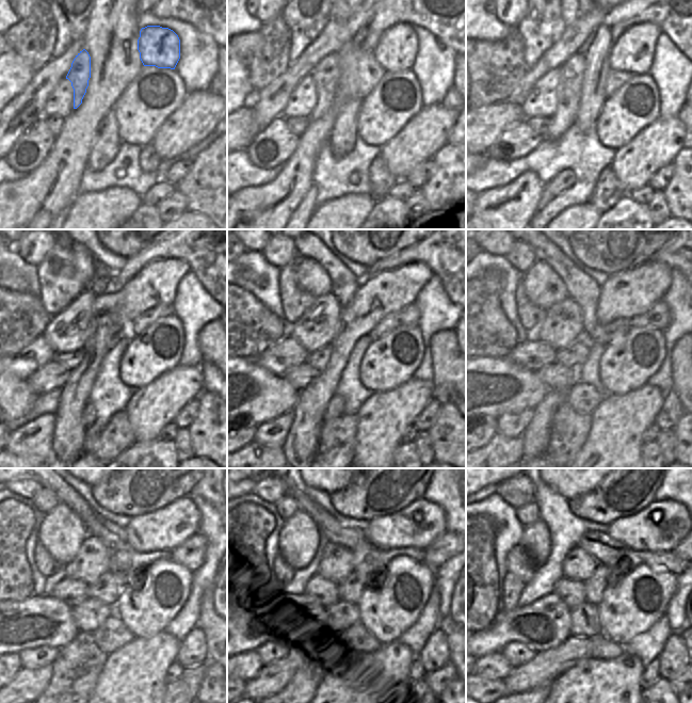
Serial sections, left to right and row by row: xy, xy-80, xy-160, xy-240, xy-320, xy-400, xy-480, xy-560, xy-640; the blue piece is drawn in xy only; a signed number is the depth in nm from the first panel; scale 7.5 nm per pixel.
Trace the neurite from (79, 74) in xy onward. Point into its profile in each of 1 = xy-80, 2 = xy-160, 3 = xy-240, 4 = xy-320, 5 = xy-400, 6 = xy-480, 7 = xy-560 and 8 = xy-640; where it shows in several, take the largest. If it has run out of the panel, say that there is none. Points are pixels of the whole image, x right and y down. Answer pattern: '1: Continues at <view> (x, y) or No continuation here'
1: Continues at xy-80 (326, 74)
2: Continues at xy-160 (572, 72)
3: Continues at xy-240 (112, 314)
4: Continues at xy-320 (388, 291)
5: Continues at xy-400 (633, 291)
6: Continues at xy-480 (164, 529)
7: Continues at xy-560 (421, 523)
8: Continues at xy-640 (659, 527).

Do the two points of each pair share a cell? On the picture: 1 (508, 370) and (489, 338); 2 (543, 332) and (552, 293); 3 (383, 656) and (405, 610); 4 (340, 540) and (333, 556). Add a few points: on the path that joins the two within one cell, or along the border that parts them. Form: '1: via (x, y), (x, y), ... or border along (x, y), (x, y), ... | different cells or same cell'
1: border along (477, 355), (505, 358) | different cells
2: border along (567, 297), (545, 312) | different cells
3: border along (397, 639), (376, 644) | different cells
4: border along (327, 541), (342, 545), (350, 550) | different cells

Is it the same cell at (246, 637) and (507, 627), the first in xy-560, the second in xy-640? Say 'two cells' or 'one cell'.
one cell

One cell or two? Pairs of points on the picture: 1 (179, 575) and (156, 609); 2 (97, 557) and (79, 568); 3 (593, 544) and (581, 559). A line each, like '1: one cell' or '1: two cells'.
1: one cell
2: one cell
3: two cells

